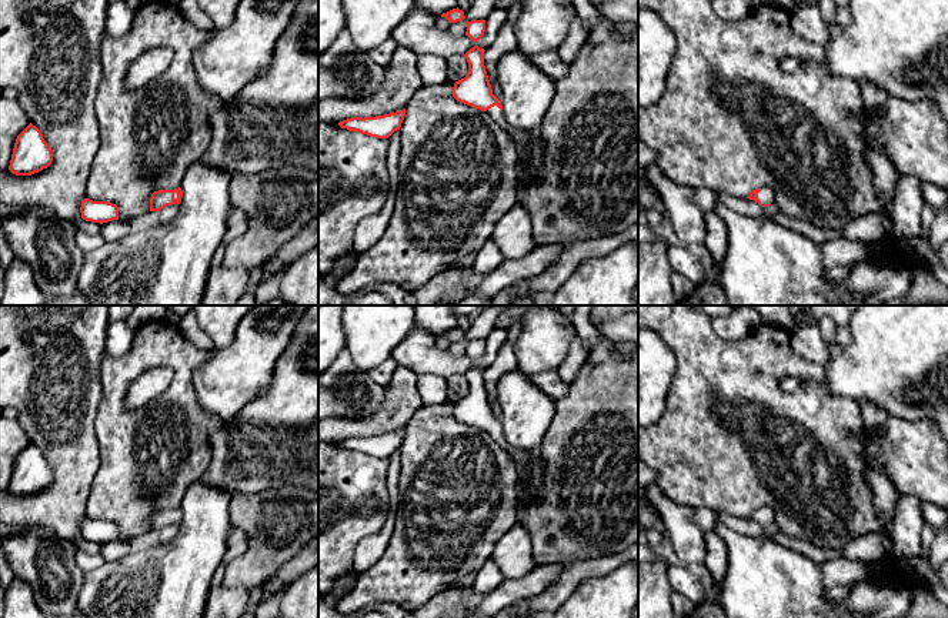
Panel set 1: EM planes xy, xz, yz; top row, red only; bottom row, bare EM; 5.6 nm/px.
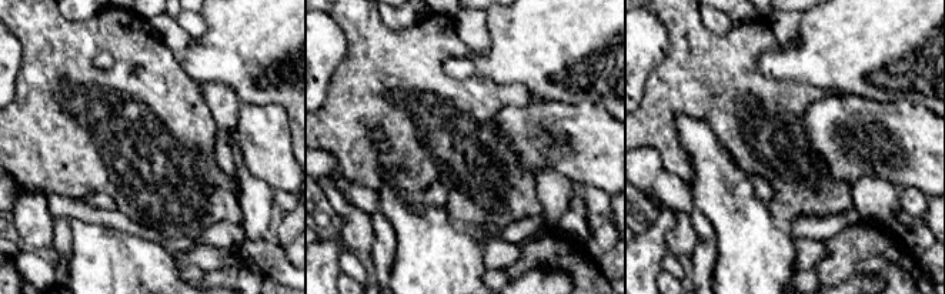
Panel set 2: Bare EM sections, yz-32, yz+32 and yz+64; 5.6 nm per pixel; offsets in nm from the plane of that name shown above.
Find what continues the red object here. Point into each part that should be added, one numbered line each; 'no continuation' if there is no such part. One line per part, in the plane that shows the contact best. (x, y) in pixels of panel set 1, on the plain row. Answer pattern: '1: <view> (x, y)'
1: yz (765, 515)

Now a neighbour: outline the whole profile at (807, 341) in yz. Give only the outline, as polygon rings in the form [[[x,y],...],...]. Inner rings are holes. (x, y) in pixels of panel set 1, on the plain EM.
[[[818,325],[791,327],[791,345],[805,361],[827,367],[831,361],[831,351],[824,341]]]

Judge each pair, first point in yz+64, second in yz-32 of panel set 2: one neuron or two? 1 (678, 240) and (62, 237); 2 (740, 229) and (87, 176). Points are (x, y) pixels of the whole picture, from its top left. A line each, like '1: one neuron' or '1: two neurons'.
1: two neurons
2: two neurons

